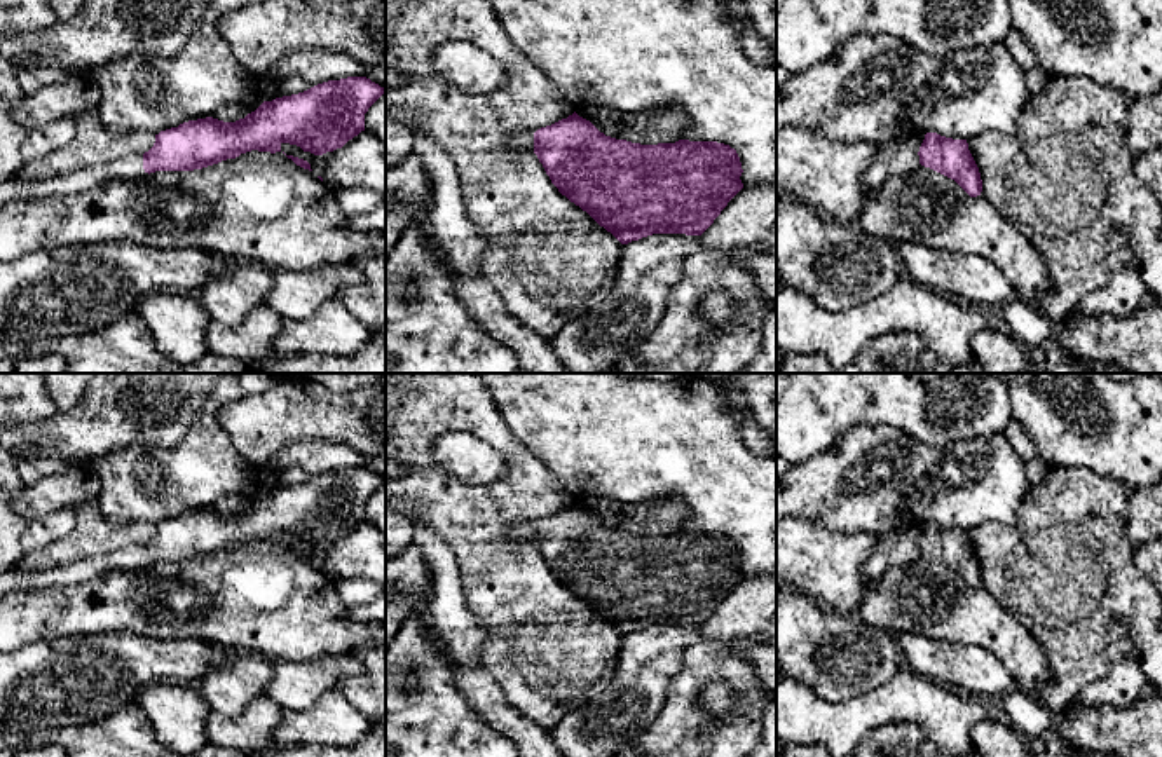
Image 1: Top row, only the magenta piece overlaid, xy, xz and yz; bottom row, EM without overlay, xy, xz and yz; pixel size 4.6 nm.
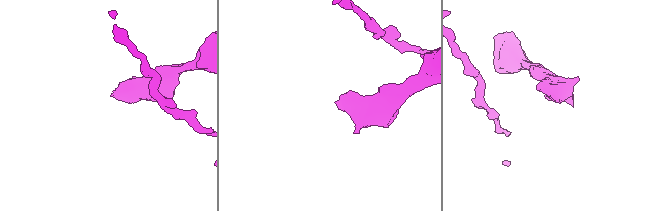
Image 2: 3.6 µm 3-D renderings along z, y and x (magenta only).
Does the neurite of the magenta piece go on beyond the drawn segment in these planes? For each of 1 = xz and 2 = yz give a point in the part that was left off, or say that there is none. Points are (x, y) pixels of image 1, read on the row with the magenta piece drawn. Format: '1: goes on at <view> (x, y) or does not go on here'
1: goes on at xz (526, 140)
2: does not go on here

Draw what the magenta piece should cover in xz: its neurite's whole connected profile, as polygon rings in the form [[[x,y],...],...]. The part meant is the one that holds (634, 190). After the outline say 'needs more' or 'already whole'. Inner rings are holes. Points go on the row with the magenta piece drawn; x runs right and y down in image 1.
[[[576,112],[551,126],[511,136],[504,148],[532,150],[551,183],[621,244],[653,234],[701,235],[743,188],[735,148],[717,141],[640,145],[600,133]]]; needs more

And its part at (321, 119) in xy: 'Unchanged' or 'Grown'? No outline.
Grown

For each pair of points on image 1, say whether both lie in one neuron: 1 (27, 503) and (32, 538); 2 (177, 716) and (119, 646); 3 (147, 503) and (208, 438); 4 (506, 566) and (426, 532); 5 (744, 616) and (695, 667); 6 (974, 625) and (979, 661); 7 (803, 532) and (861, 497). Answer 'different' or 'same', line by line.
1: different
2: different
3: same
4: different
5: different
6: different
7: different

